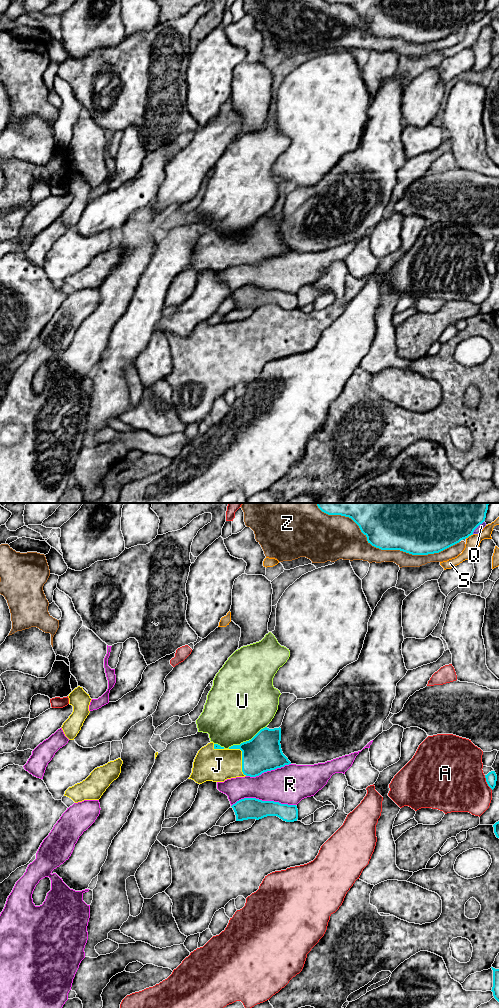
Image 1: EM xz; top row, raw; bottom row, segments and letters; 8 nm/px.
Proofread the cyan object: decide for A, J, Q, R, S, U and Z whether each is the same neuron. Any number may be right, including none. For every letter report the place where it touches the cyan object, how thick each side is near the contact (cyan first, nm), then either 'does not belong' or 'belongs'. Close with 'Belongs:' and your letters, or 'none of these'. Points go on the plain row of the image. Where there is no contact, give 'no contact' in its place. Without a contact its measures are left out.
A: meets cyan in xz at (486, 269); 90 nm thick on the cyan side, 480 nm on the other; does not belong
J: meets cyan in xz at (242, 246); 300 nm thick on the cyan side, 260 nm on the other; belongs
Q: meets cyan in xz at (477, 14); 280 nm thick on the cyan side, 50 nm on the other; does not belong
R: meets cyan in xz at (263, 289); 180 nm thick on the cyan side, 300 nm on the other; does not belong
S: meets cyan in xz at (469, 23); 300 nm thick on the cyan side, 110 nm on the other; does not belong
U: meets cyan in xz at (247, 229); 300 nm thick on the cyan side, 480 nm on the other; does not belong
Z: meets cyan in xz at (389, 37); 340 nm thick on the cyan side, 190 nm on the other; does not belong
Belongs: J

